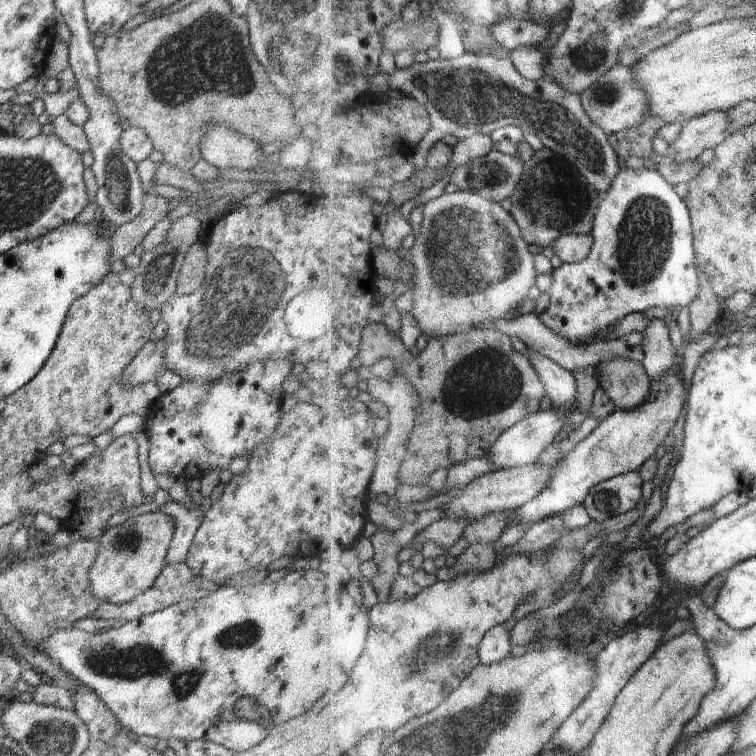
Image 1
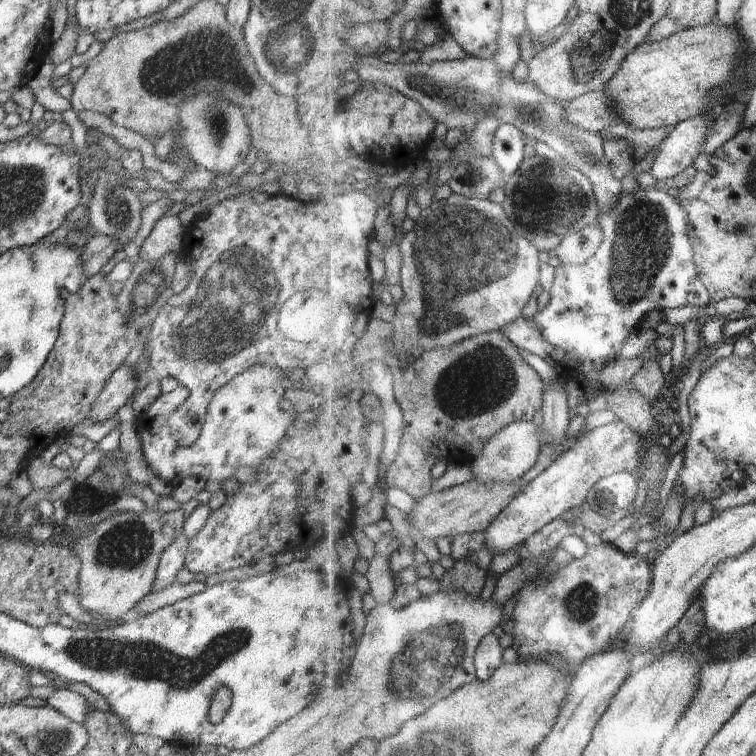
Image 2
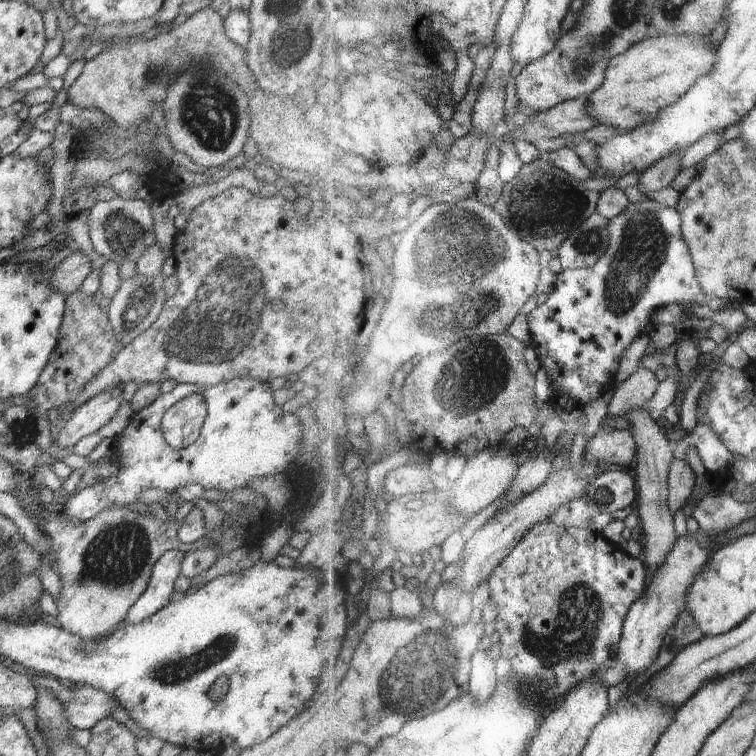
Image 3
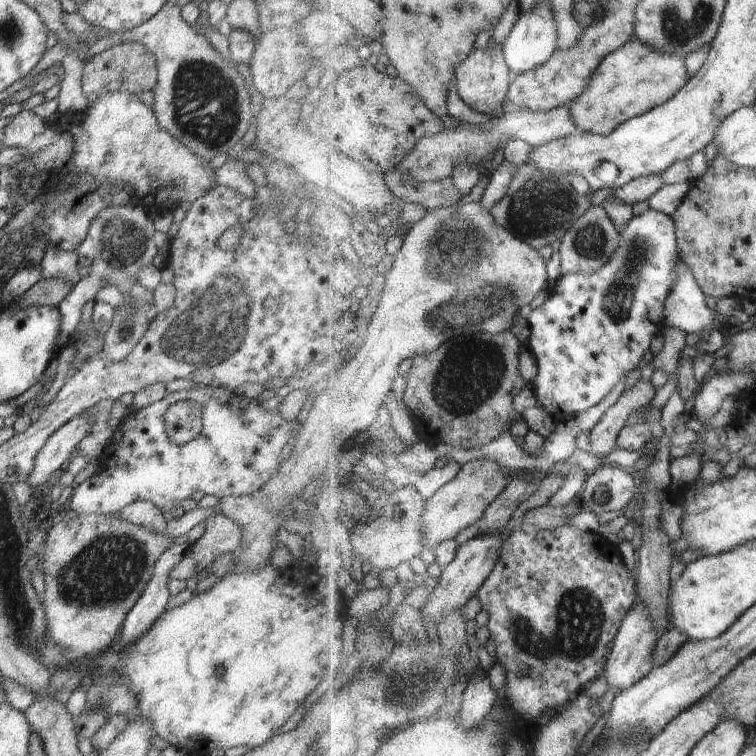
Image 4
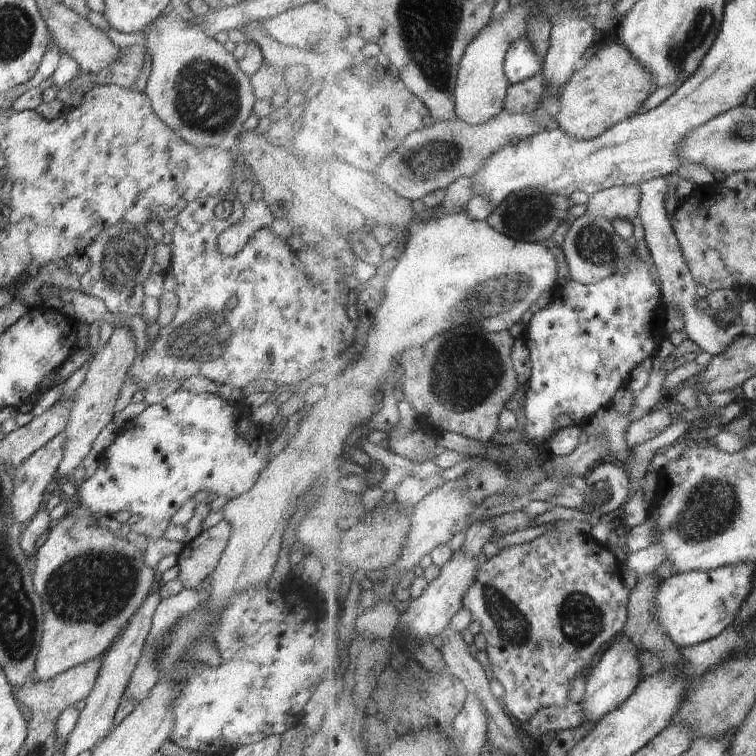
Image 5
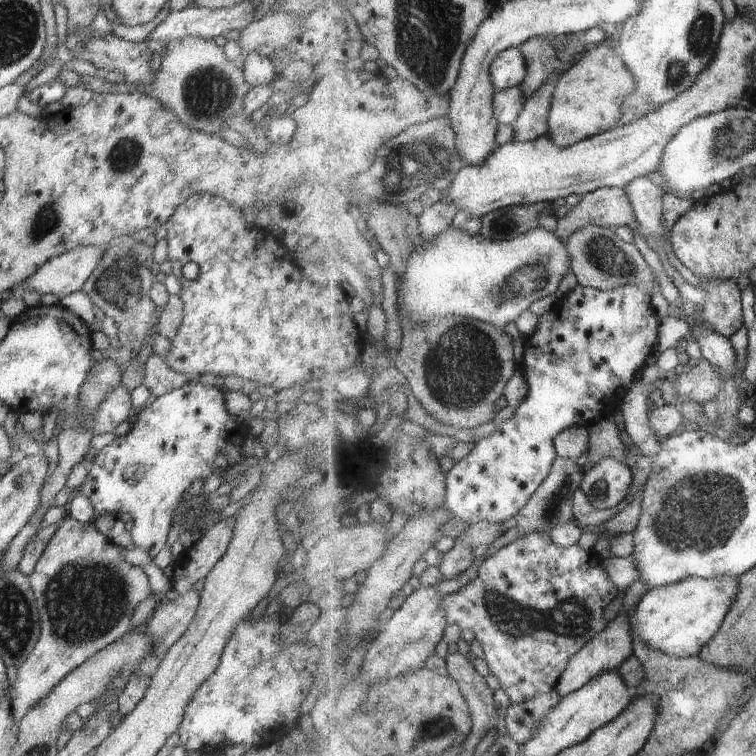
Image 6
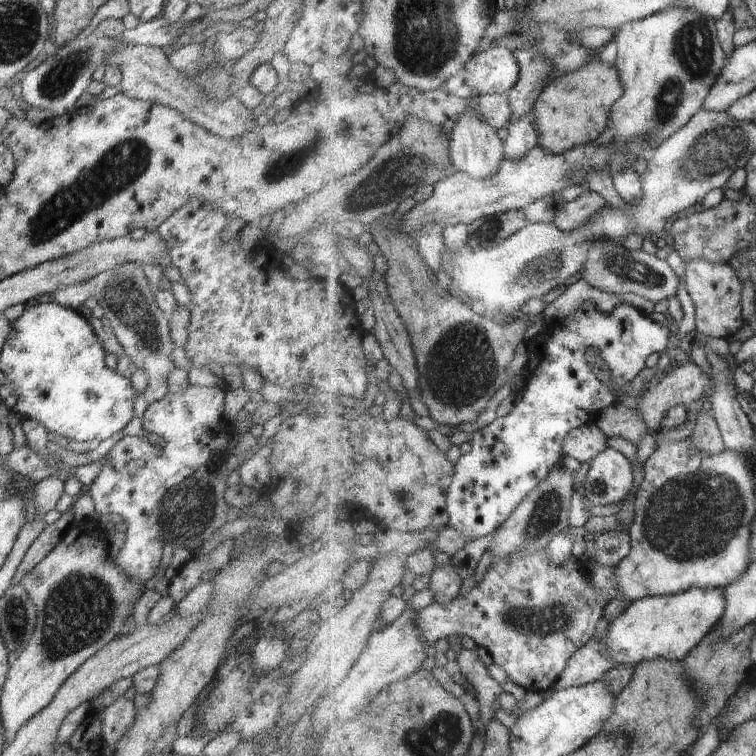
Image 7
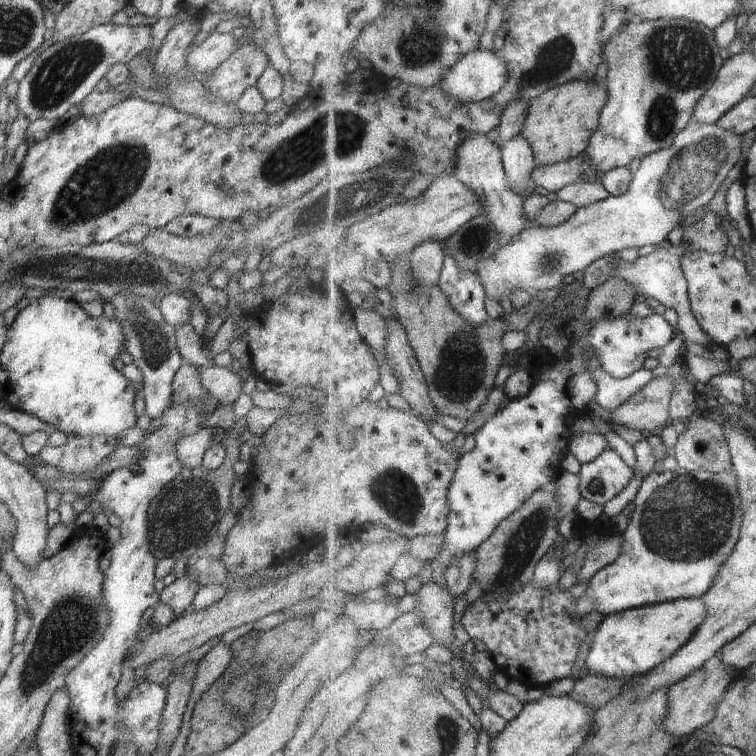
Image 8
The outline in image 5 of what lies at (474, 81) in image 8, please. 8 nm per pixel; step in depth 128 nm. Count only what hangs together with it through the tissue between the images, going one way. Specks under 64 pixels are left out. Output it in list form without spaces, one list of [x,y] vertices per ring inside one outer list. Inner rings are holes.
[[[524,36],[522,40],[516,40],[516,44],[512,44],[506,60],[506,74],[511,85],[516,85],[543,73],[546,58],[534,48],[530,38]]]

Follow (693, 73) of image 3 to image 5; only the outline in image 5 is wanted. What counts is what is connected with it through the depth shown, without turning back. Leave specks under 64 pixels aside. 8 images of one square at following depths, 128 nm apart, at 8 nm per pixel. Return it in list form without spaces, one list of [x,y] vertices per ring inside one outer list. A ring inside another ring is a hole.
[[[623,43],[597,46],[574,74],[570,83],[564,86],[561,92],[562,112],[555,117],[555,120],[560,129],[580,140],[599,138],[619,123],[631,120],[634,116],[641,114],[646,100],[656,90],[659,88],[654,74],[638,58],[634,58],[634,54]]]

